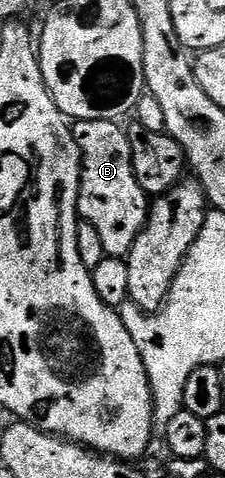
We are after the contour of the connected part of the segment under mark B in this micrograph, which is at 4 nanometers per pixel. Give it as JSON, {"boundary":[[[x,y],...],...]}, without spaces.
{"boundary":[[[84,120],[83,122],[75,121],[72,129],[76,144],[82,153],[82,183],[78,189],[78,217],[81,221],[92,224],[96,232],[100,232],[100,240],[104,244],[106,257],[125,260],[132,252],[132,244],[136,244],[136,236],[140,236],[147,218],[150,217],[152,202],[136,180],[136,172],[132,164],[130,135],[120,127],[118,122],[108,120]]]}

